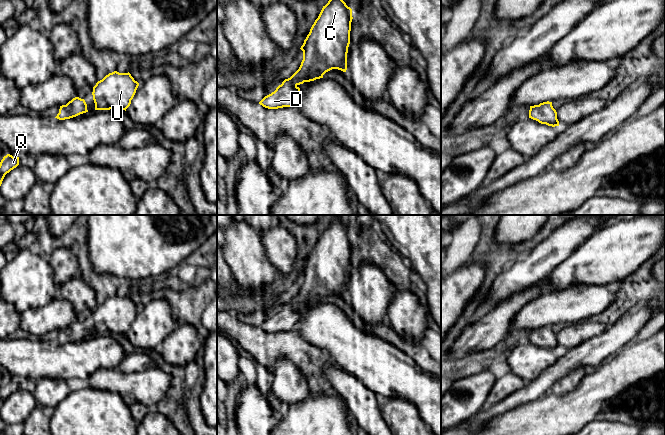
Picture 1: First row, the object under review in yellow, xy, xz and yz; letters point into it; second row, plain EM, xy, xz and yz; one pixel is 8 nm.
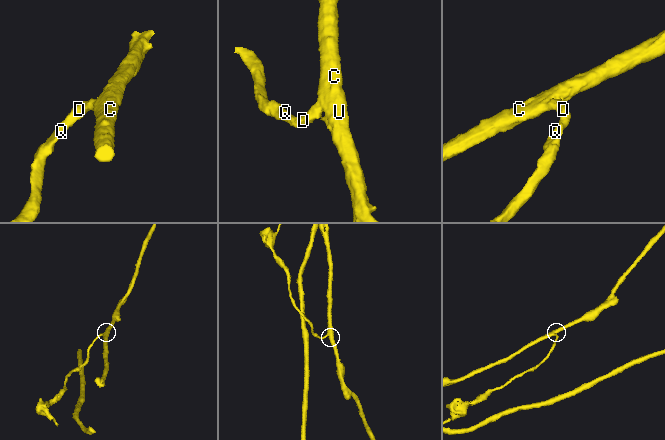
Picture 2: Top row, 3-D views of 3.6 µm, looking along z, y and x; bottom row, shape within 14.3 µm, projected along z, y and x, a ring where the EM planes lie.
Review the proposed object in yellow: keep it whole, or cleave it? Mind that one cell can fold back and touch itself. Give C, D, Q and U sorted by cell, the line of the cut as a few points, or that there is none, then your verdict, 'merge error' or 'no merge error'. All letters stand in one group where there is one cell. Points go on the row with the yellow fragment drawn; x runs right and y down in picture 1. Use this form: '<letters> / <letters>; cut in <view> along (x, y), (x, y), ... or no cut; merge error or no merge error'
C D Q U; no cut; no merge error

